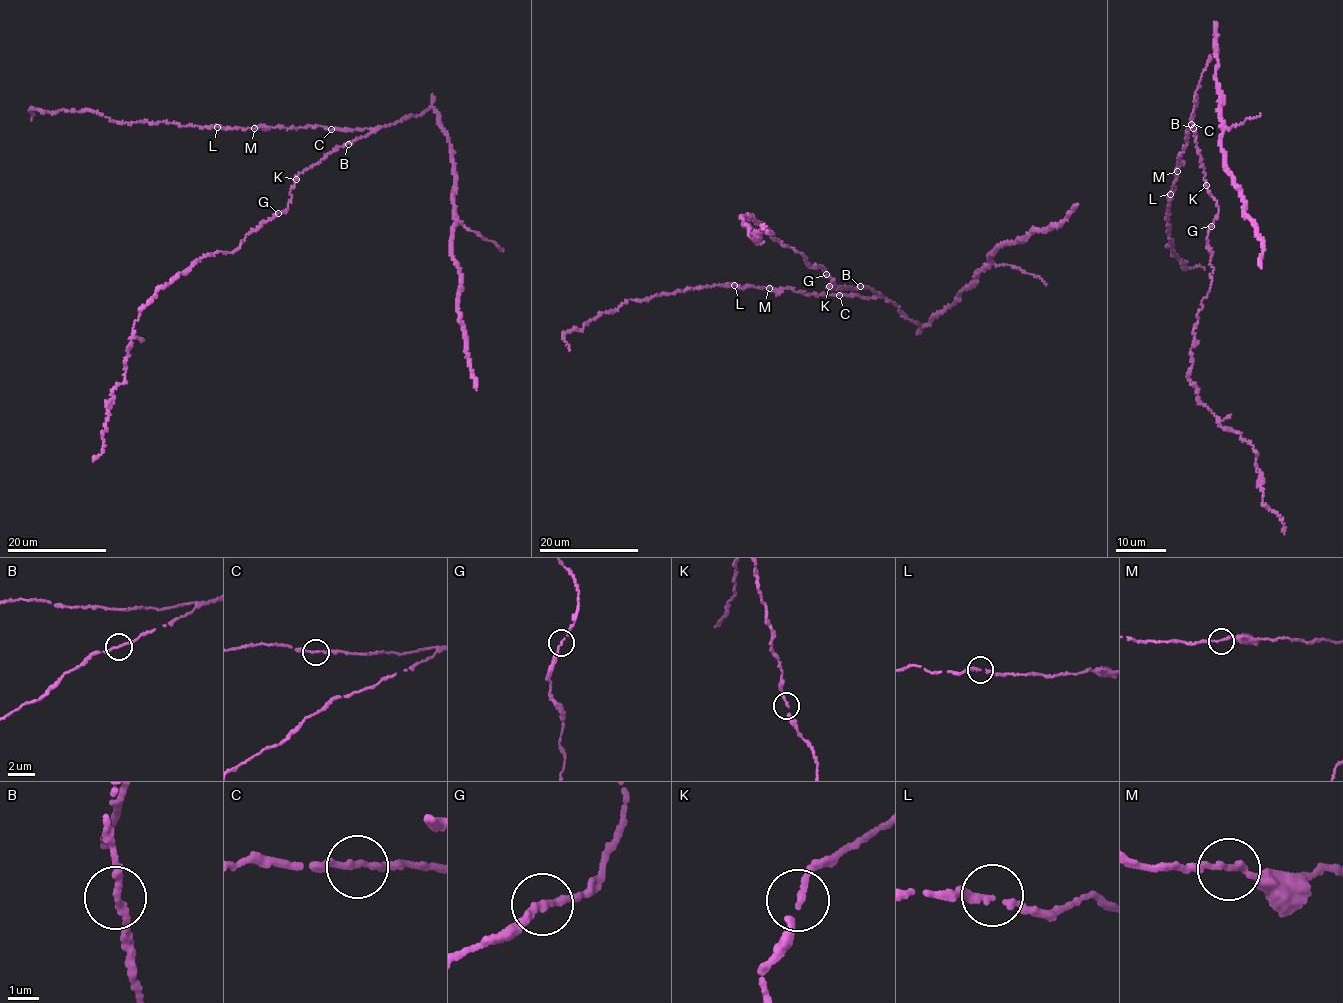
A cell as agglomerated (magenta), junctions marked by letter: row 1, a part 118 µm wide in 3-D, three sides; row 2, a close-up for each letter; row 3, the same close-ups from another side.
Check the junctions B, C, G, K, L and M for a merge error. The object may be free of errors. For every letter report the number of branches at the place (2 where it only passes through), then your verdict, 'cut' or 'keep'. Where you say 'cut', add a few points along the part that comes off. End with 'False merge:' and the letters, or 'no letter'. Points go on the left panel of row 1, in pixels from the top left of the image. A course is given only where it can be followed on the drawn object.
B: 2 | keep
C: 2 | keep
G: 2 | keep
K: 2 | keep
L: 2 | keep
M: 2 | keep
False merge: no letter

